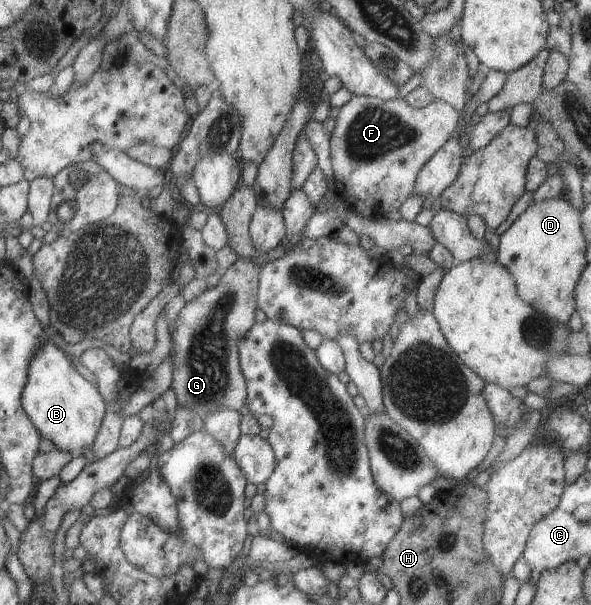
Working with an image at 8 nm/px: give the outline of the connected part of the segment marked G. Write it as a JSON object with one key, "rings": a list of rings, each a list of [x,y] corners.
{"rings":[[[238,256],[235,263],[222,270],[214,287],[207,287],[192,301],[183,303],[175,315],[169,351],[169,387],[178,406],[196,412],[202,419],[220,408],[239,410],[245,403],[247,391],[239,366],[237,343],[255,322],[259,269],[248,258]]]}

